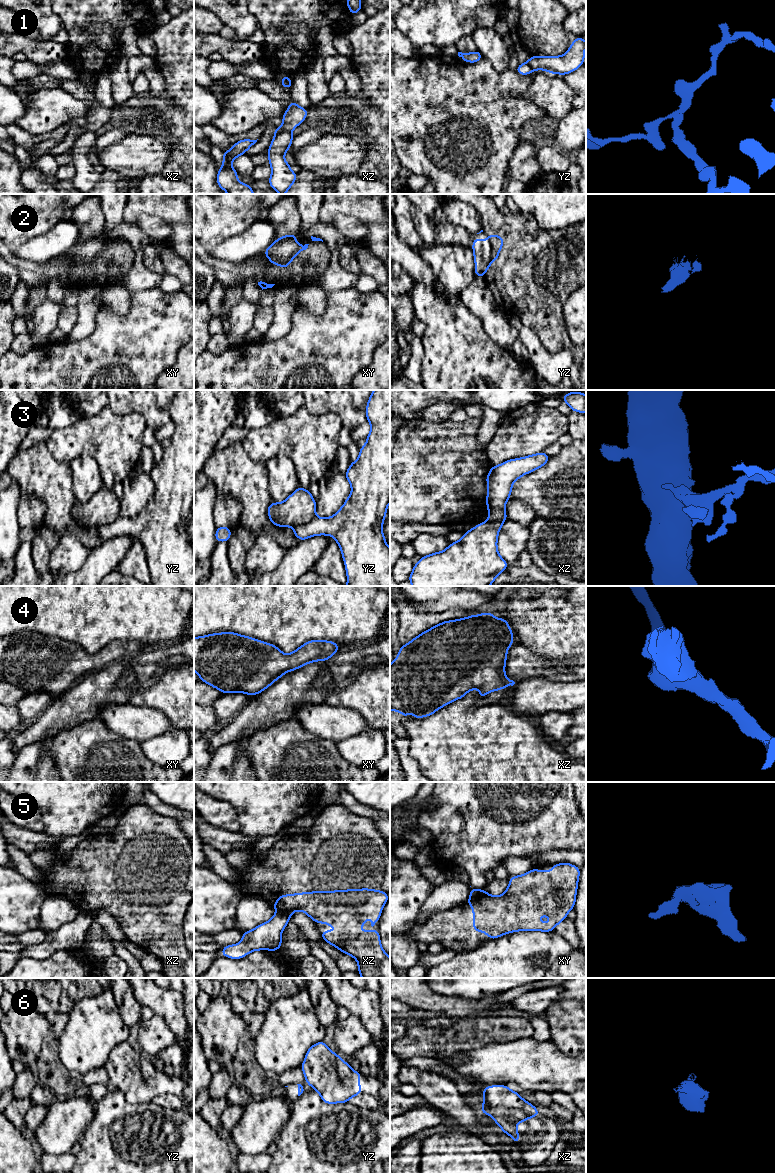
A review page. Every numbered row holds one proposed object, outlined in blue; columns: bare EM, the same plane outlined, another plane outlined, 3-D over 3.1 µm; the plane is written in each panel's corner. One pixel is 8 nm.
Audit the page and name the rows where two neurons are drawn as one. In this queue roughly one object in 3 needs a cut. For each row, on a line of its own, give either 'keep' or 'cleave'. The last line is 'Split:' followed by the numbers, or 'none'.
1: cleave
2: cleave
3: cleave
4: keep
5: cleave
6: keep
Split: 1, 2, 3, 5

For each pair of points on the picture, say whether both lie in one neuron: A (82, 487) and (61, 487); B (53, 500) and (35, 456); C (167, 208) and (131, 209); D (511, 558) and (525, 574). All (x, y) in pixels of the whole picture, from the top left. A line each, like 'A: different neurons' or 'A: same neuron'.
A: different neurons
B: same neuron
C: same neuron
D: different neurons

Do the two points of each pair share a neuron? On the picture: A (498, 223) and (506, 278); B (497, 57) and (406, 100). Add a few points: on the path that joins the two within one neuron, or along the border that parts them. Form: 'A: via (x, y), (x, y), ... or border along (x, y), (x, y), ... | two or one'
A: via (505, 237), (506, 264) | one
B: border along (484, 57), (497, 71), (504, 71), (508, 68) | two

